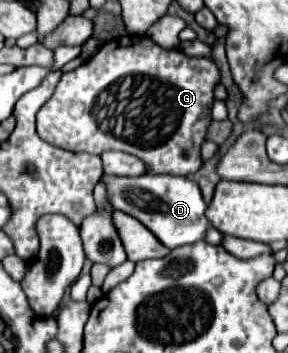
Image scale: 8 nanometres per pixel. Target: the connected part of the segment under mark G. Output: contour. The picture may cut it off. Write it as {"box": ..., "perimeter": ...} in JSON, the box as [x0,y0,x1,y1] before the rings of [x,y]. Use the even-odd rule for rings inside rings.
{"box":[36,35,220,173],"perimeter":[[[124,35],[106,41],[90,61],[62,75],[54,95],[36,115],[36,131],[42,141],[54,147],[76,147],[88,143],[126,147],[126,153],[138,155],[150,167],[150,173],[196,173],[202,167],[200,147],[206,141],[208,125],[212,123],[210,109],[214,103],[214,87],[218,83],[220,69],[210,57],[188,57],[180,49],[164,49],[148,35]]]}

